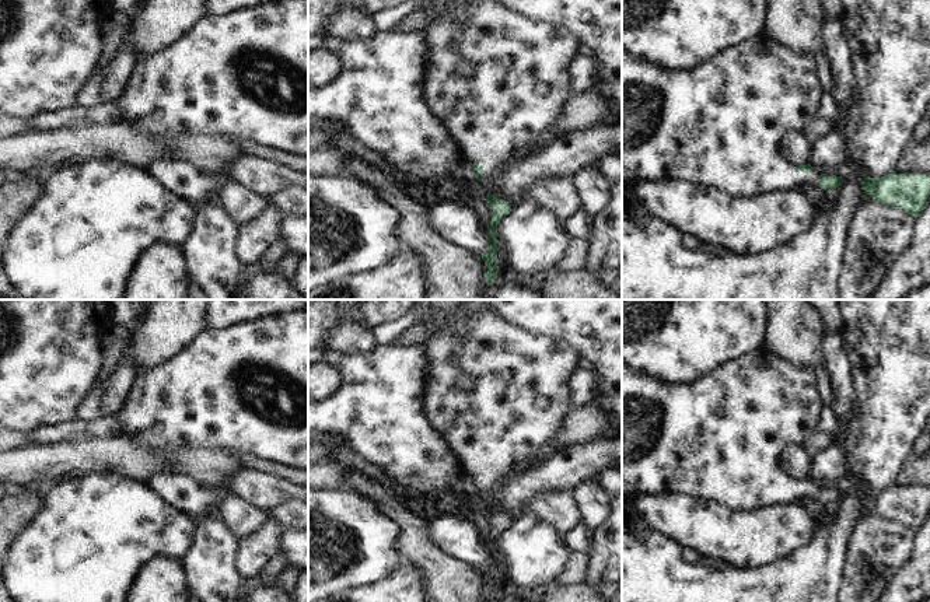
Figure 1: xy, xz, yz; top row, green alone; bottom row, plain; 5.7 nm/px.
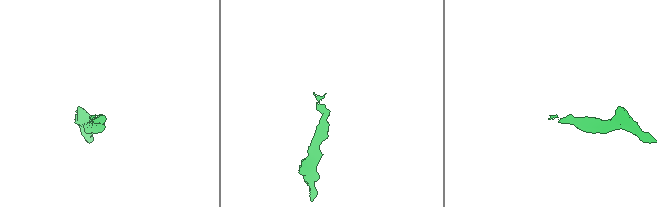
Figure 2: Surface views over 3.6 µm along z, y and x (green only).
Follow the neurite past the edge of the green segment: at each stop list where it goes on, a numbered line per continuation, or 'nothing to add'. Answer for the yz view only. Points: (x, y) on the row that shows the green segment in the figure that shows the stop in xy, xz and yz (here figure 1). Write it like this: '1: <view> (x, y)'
1: yz (722, 125)

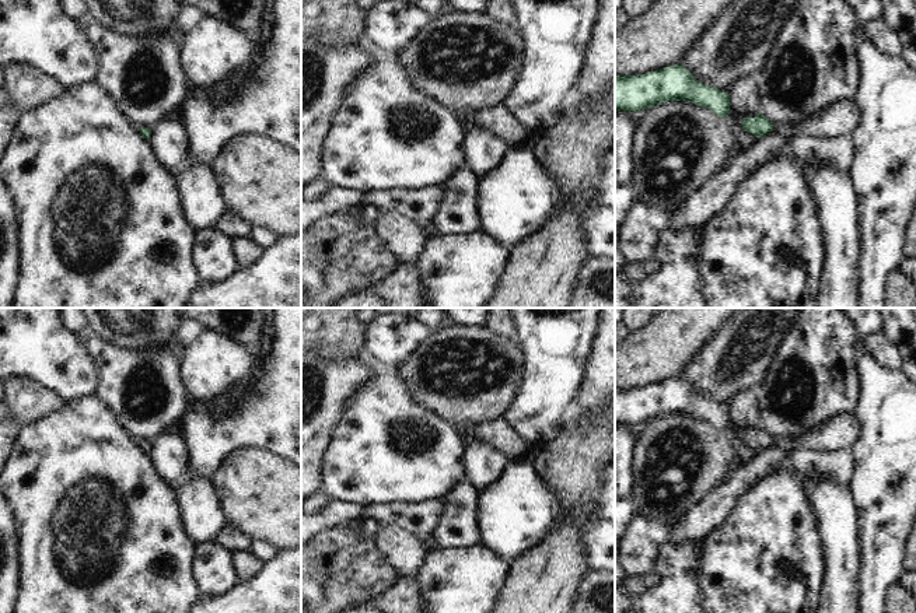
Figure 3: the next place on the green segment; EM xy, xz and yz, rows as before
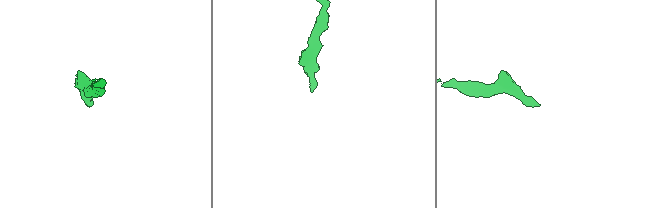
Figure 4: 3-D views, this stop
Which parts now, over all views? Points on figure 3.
nothing to add

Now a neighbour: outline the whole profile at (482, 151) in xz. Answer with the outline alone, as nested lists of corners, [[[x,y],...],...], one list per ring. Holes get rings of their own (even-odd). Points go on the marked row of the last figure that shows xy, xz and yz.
[[[473,125],[462,141],[462,148],[465,167],[482,178],[501,161],[510,147]]]

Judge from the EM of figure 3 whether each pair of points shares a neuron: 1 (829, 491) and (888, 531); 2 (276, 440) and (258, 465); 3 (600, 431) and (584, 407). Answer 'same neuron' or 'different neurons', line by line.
1: different neurons
2: different neurons
3: different neurons

